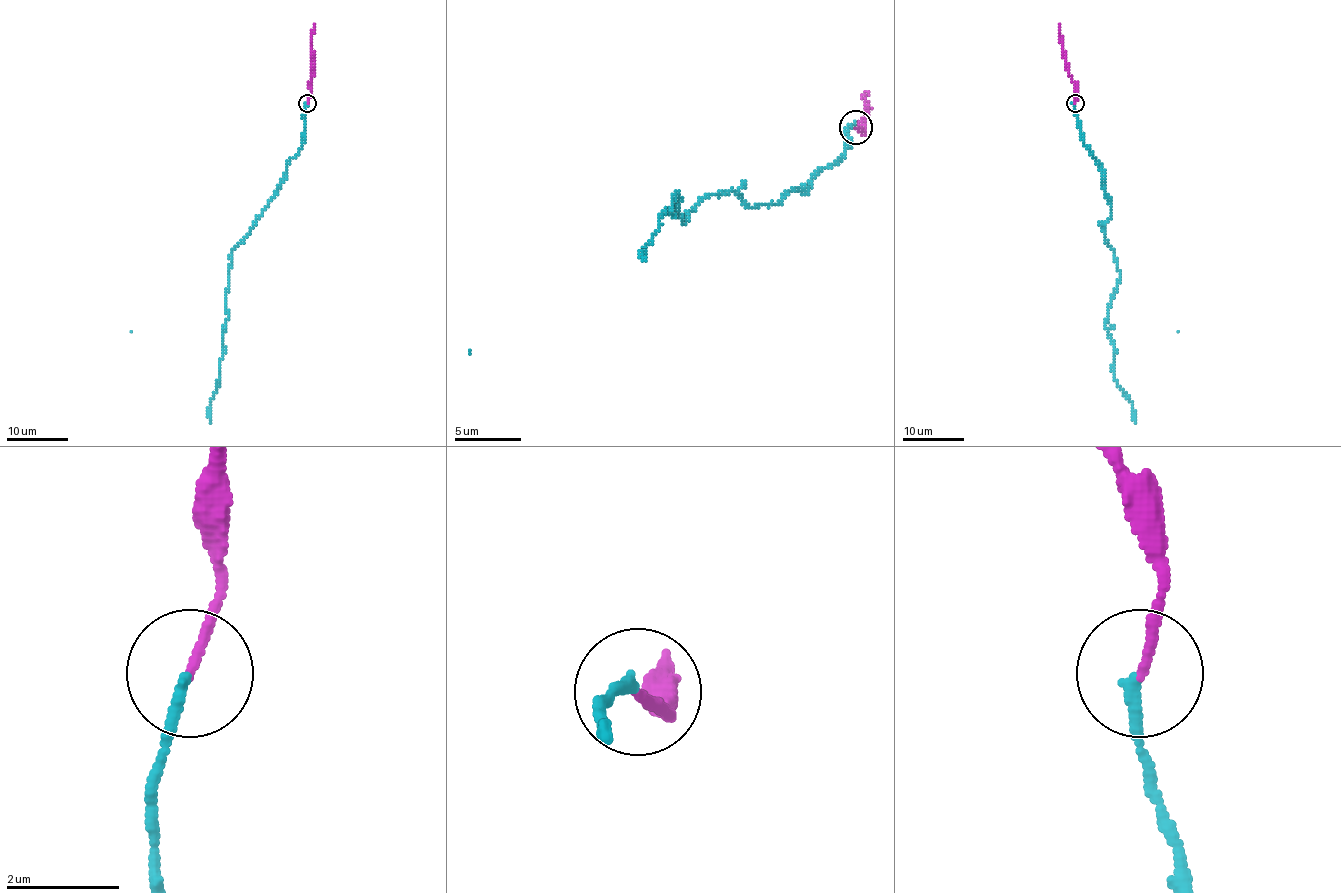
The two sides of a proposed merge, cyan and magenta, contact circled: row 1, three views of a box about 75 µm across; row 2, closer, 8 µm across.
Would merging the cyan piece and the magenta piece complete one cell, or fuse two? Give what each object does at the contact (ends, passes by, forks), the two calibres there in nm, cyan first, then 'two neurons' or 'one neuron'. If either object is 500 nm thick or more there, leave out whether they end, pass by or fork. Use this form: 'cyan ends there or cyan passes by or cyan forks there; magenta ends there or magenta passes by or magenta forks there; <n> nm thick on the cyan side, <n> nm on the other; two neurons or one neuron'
cyan ends there; magenta ends there; 190 nm thick on the cyan side, 150 nm on the other; one neuron

